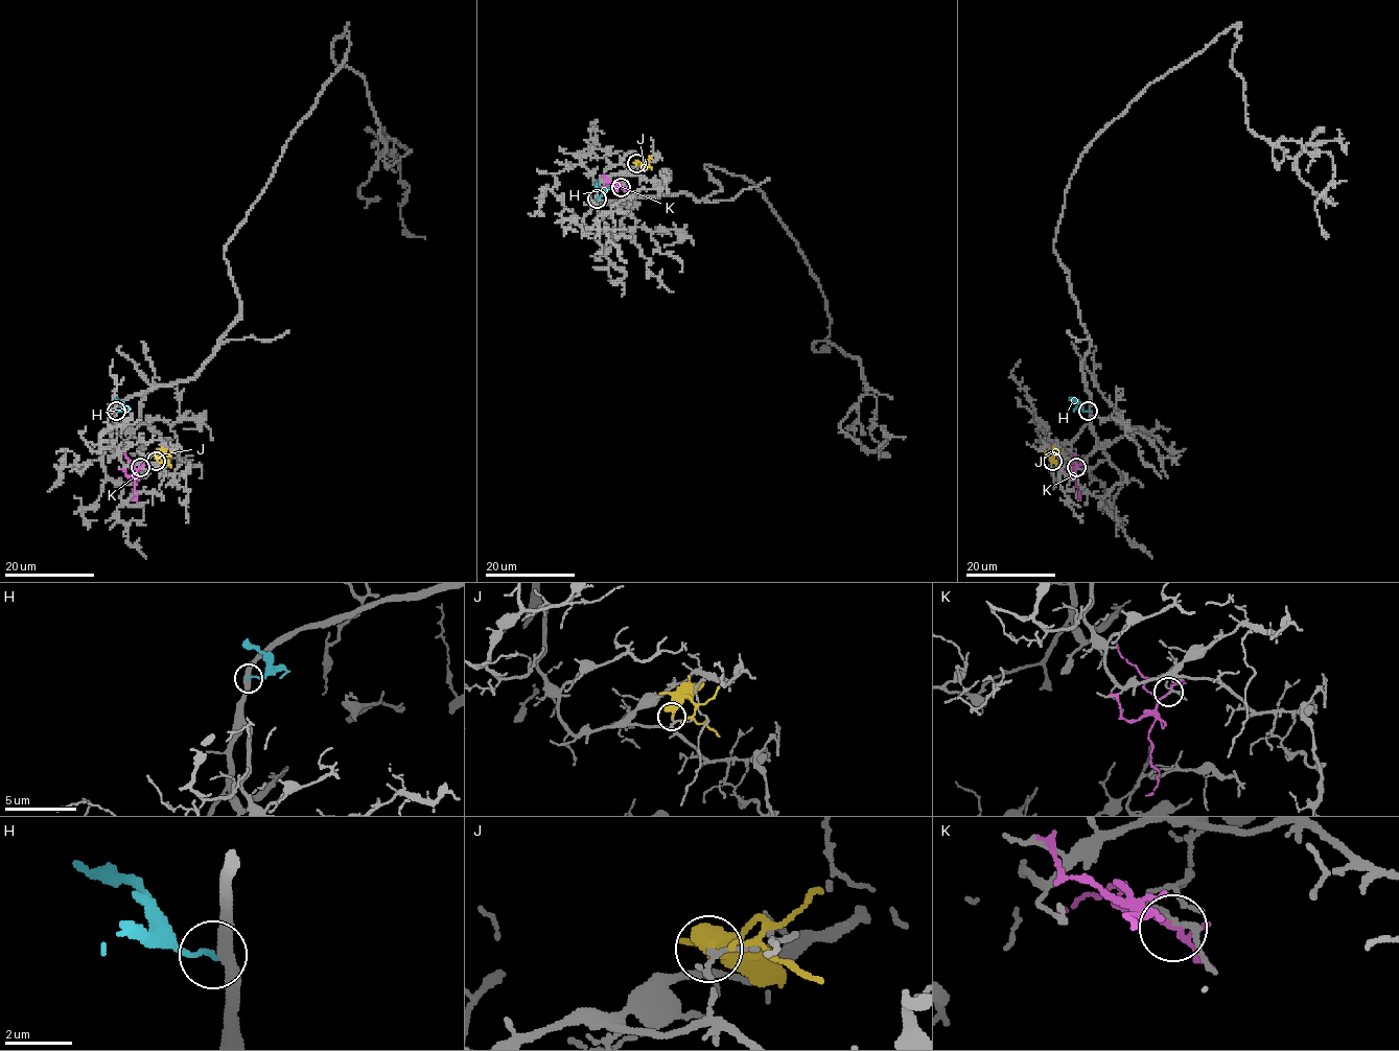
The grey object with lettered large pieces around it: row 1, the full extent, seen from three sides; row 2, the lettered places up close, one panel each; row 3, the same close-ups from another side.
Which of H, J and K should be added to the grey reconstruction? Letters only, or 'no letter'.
no letter

